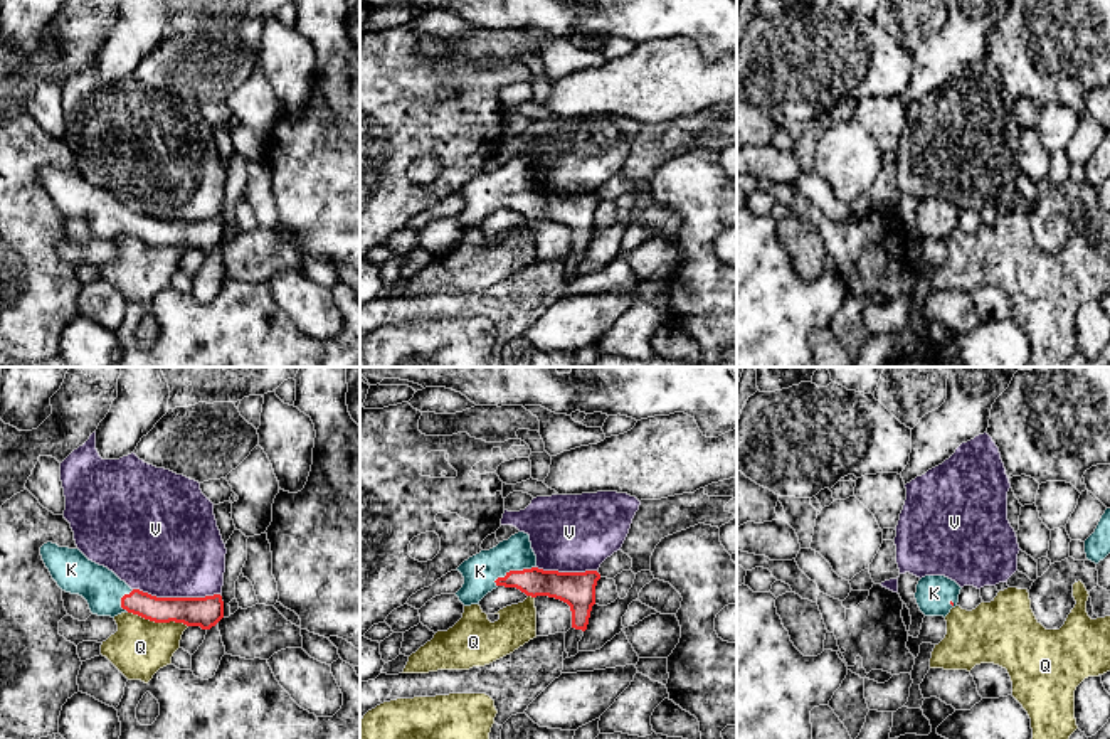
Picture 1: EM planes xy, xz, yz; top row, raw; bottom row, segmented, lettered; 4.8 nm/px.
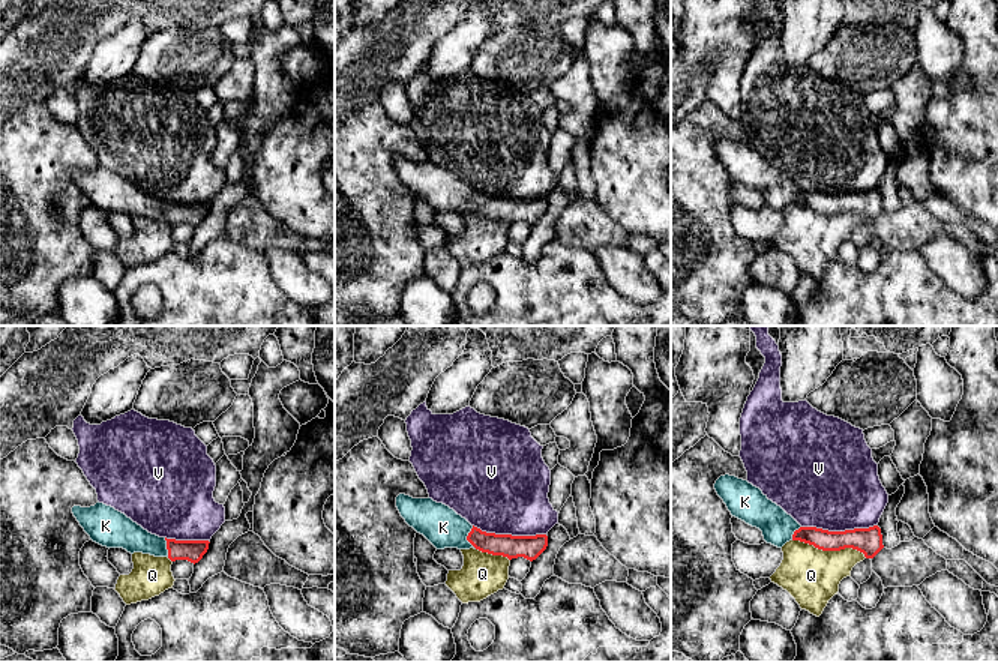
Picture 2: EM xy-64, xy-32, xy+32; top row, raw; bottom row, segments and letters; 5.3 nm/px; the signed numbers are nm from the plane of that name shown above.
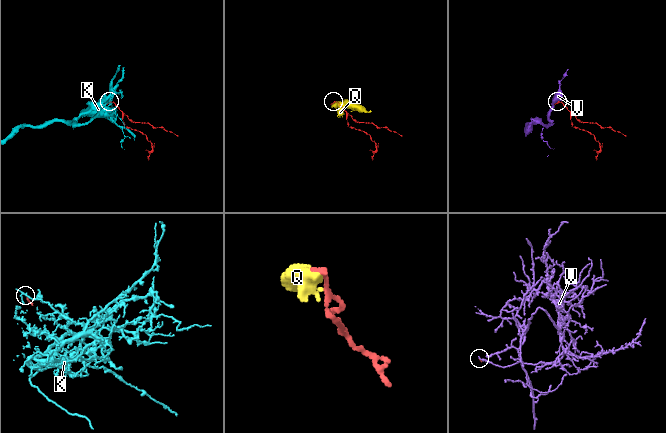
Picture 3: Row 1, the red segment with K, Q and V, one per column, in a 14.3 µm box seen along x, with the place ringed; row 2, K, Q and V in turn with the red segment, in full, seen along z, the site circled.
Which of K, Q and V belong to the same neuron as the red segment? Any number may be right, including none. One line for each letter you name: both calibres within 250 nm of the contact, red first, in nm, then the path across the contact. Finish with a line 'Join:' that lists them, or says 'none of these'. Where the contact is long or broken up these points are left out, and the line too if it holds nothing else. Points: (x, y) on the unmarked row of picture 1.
K: Thickness 130 nm (red) against 160 nm
Join: K

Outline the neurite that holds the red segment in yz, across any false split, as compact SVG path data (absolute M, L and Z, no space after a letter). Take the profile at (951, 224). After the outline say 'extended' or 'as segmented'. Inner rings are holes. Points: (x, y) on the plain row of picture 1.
M925 199L917 207L915 222L925 239L947 239L959 226L960 209L945 199Z | extended

